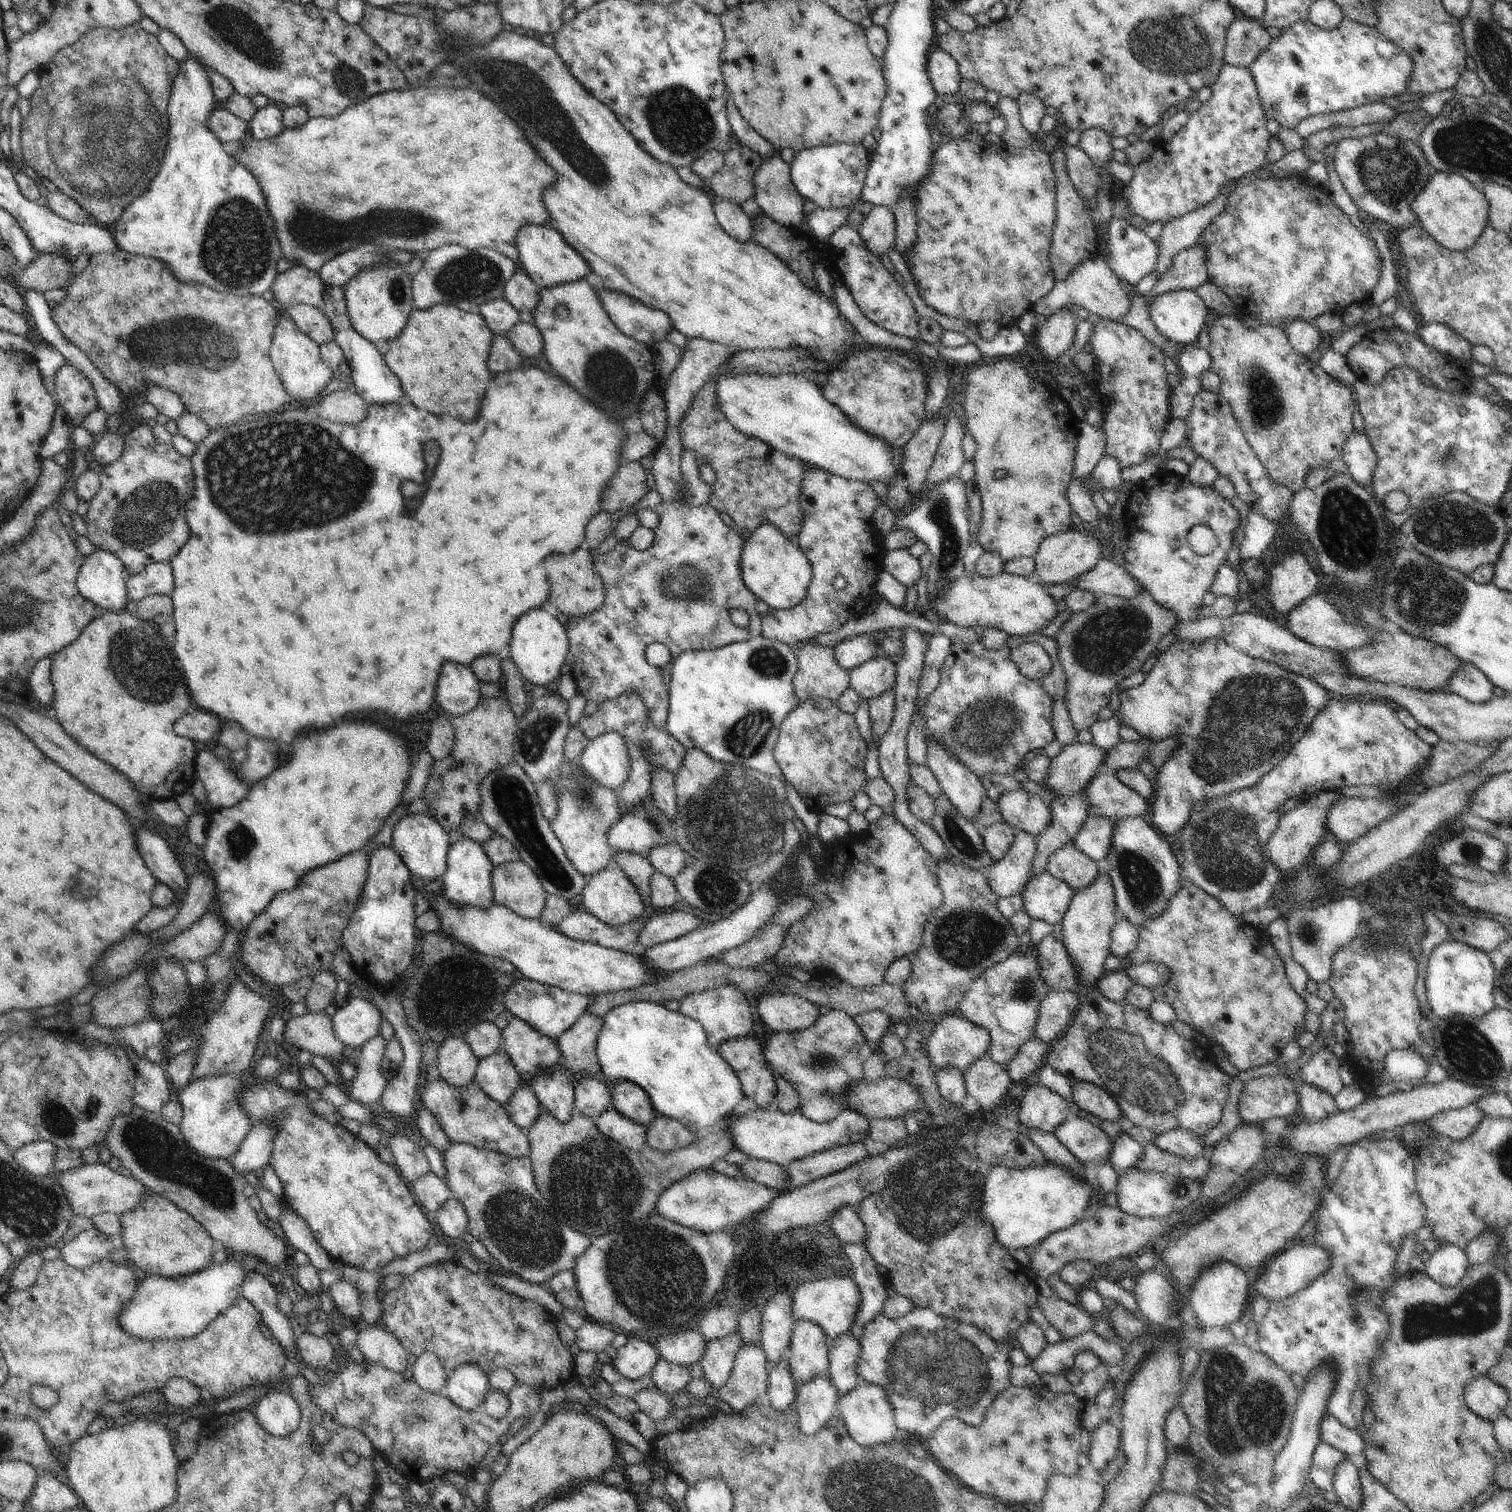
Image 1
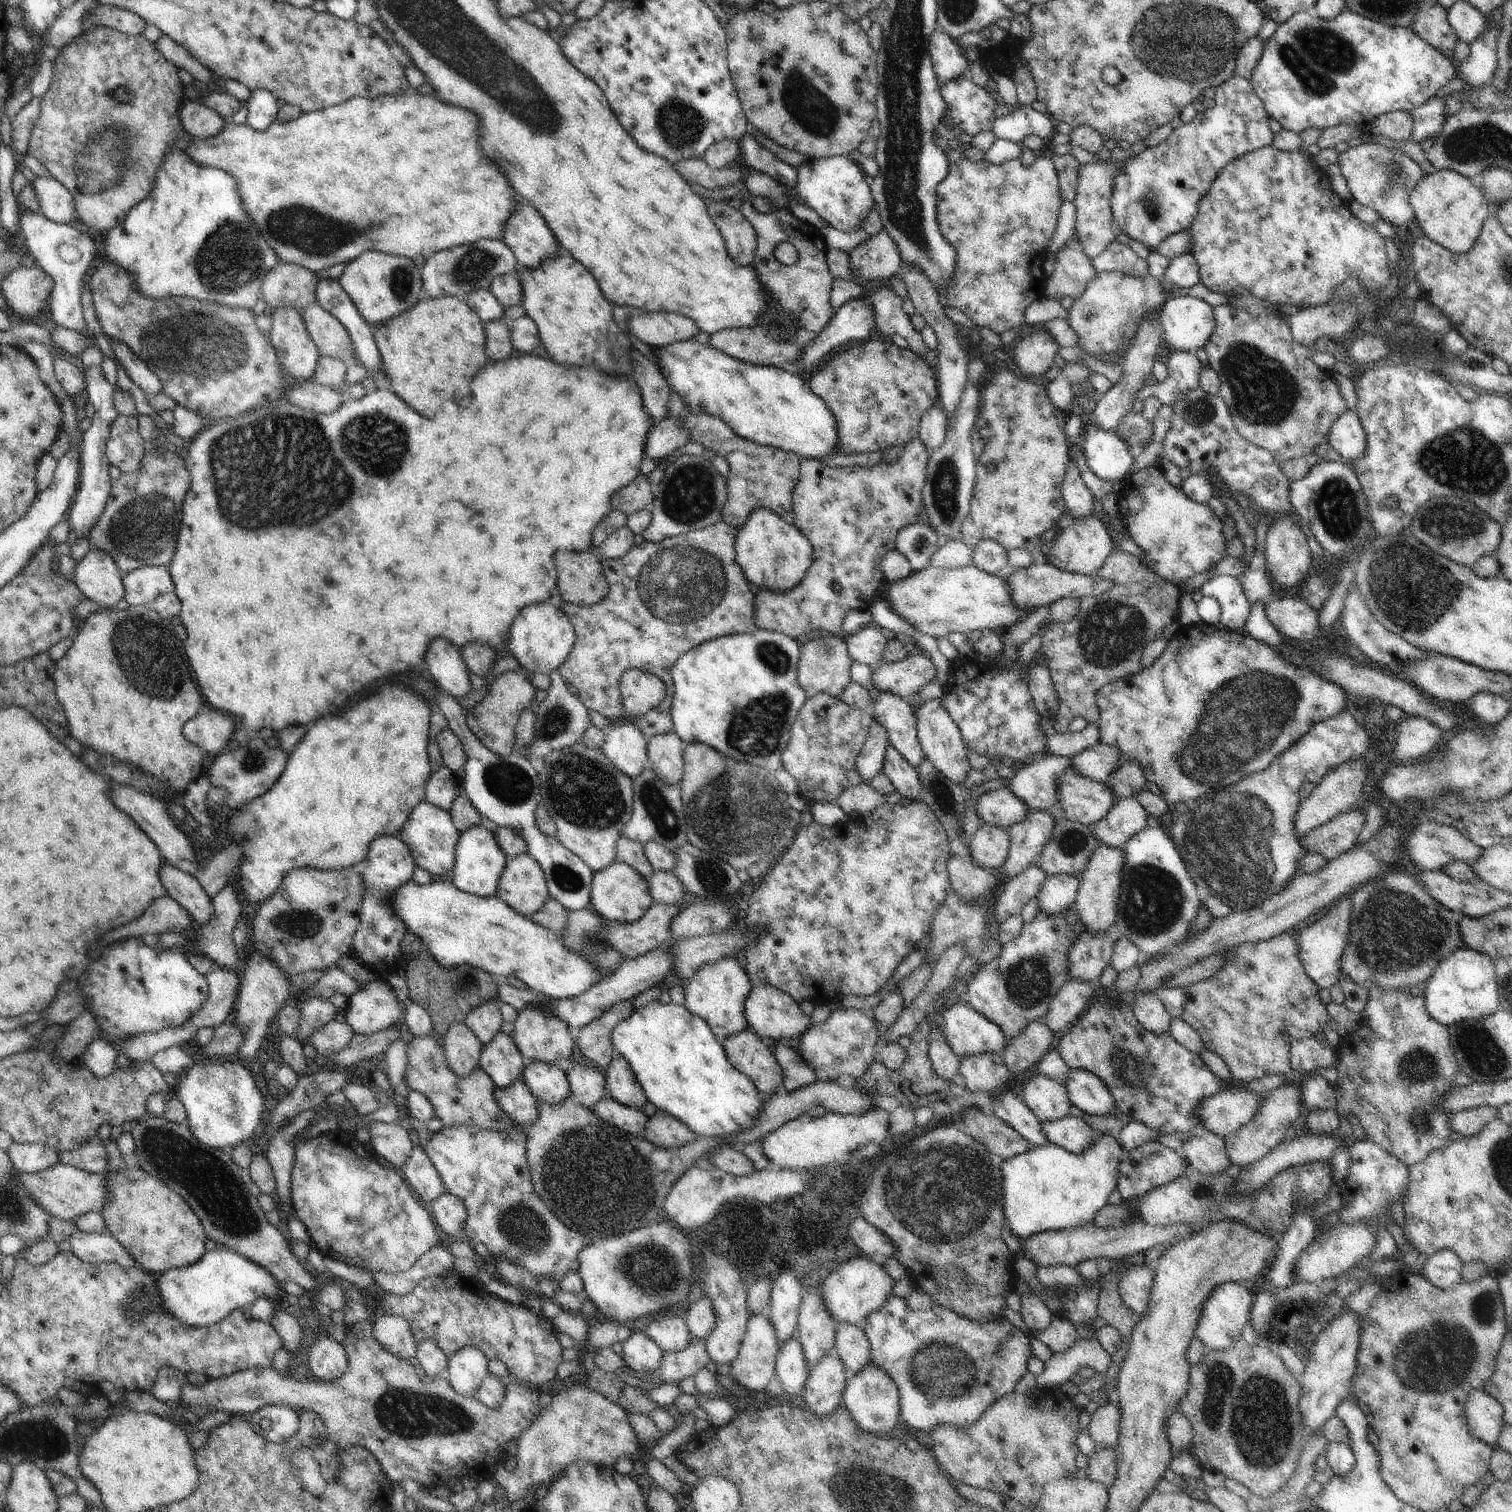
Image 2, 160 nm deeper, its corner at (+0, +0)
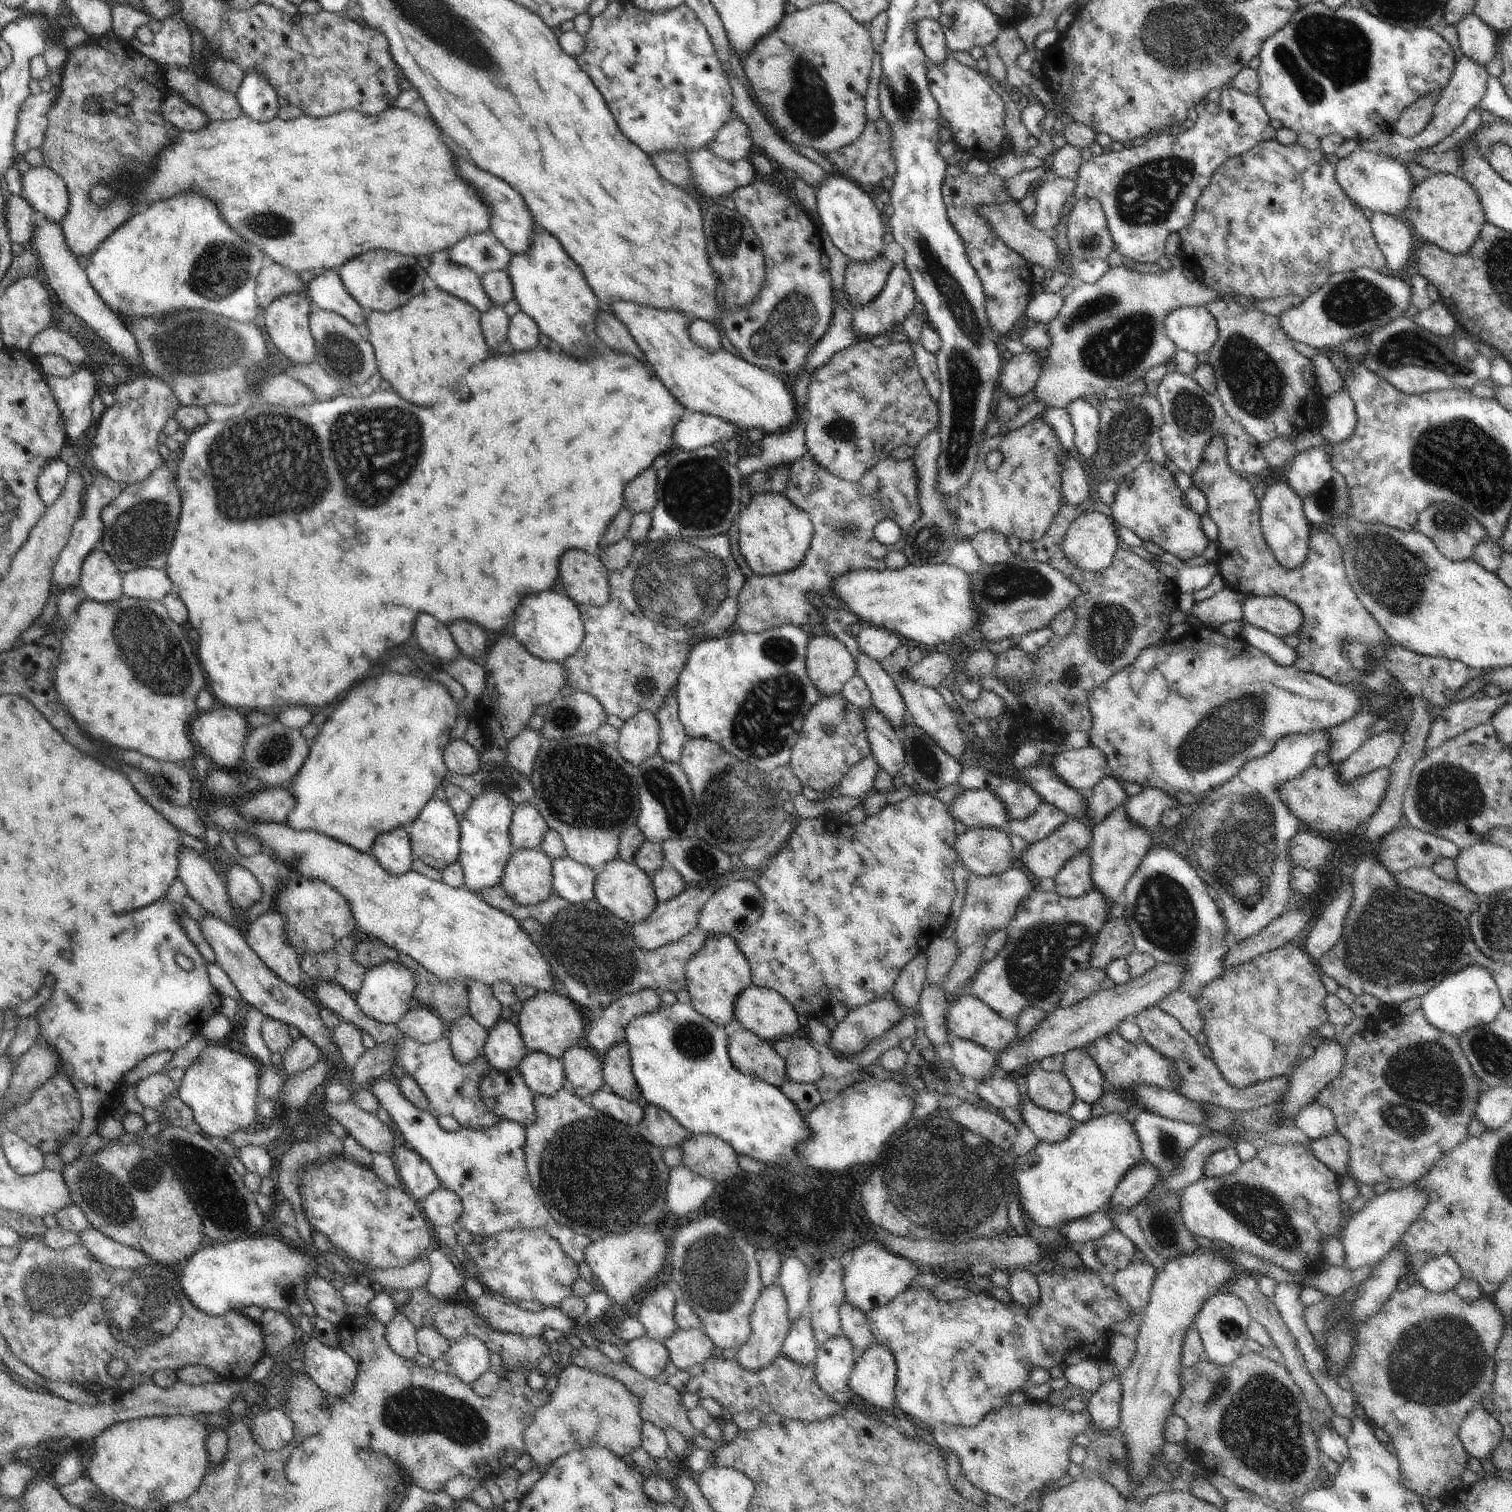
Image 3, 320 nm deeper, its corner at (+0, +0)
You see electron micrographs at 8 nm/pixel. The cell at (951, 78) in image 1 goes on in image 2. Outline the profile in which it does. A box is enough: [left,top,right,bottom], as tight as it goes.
[929,28,971,85]

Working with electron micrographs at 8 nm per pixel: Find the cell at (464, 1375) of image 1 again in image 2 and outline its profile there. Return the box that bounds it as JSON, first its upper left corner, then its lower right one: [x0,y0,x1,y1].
[449,1345,489,1397]

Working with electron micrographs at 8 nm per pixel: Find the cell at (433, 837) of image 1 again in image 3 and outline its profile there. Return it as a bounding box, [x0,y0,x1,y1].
[409,795,460,876]

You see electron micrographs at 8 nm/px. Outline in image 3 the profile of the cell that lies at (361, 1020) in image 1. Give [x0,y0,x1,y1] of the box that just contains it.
[356,961,416,1024]

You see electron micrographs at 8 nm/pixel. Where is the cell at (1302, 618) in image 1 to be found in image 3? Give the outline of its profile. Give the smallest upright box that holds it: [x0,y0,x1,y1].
[1242,596,1303,639]

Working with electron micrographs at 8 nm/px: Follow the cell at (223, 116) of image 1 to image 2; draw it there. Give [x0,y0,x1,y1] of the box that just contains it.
[178,98,226,139]

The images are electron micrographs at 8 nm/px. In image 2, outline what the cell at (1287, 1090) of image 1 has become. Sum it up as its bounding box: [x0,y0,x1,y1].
[1195,1088,1262,1138]

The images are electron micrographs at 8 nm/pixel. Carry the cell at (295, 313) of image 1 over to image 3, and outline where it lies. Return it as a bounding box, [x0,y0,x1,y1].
[309,307,378,392]

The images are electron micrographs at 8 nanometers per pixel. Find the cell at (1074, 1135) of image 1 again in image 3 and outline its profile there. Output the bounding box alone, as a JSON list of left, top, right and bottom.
[1019,1094,1080,1143]

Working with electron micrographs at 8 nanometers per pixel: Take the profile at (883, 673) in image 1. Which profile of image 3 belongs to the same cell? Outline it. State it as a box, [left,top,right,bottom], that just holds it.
[902,652,956,687]

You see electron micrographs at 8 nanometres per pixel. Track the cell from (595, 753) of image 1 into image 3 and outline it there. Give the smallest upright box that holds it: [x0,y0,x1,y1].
[618,711,661,767]

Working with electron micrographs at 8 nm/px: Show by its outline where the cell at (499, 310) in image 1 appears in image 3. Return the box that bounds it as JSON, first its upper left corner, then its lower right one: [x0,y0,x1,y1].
[427,249,494,313]

